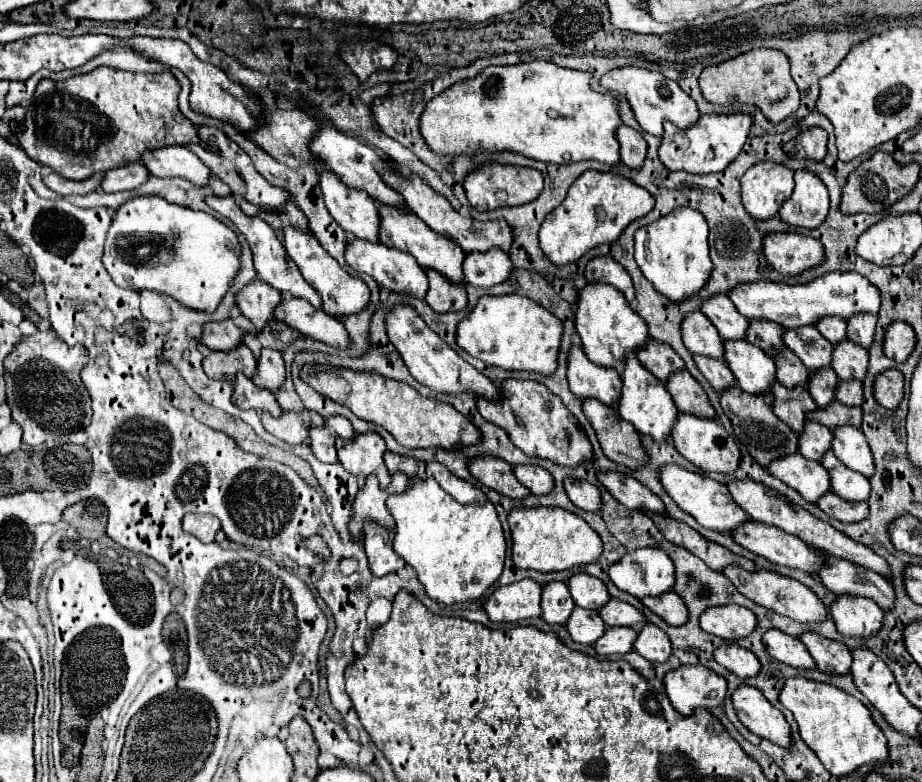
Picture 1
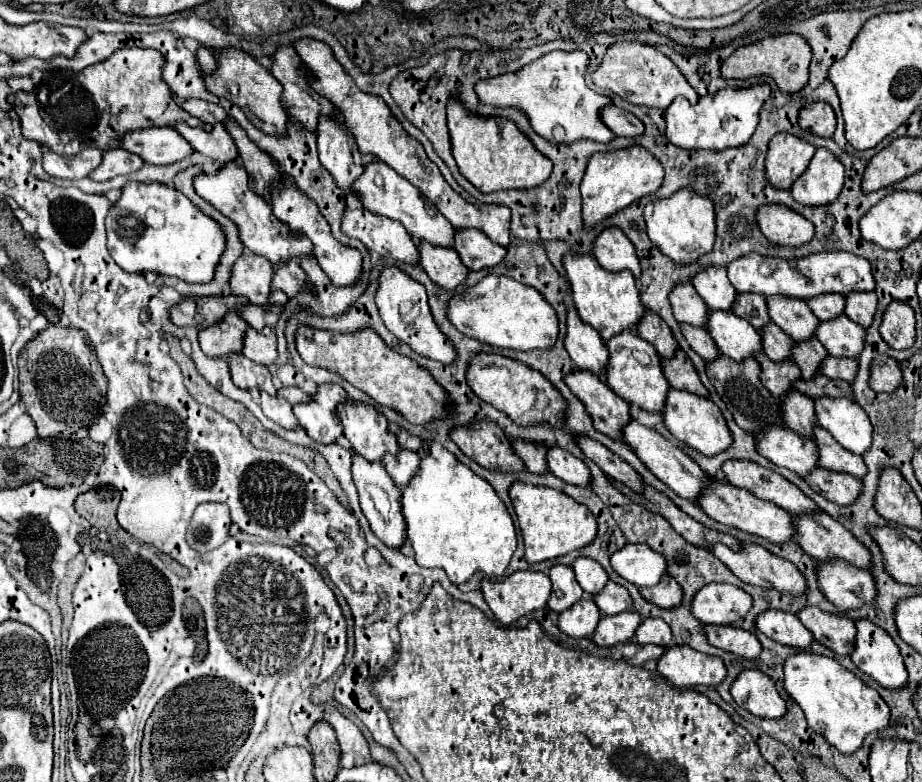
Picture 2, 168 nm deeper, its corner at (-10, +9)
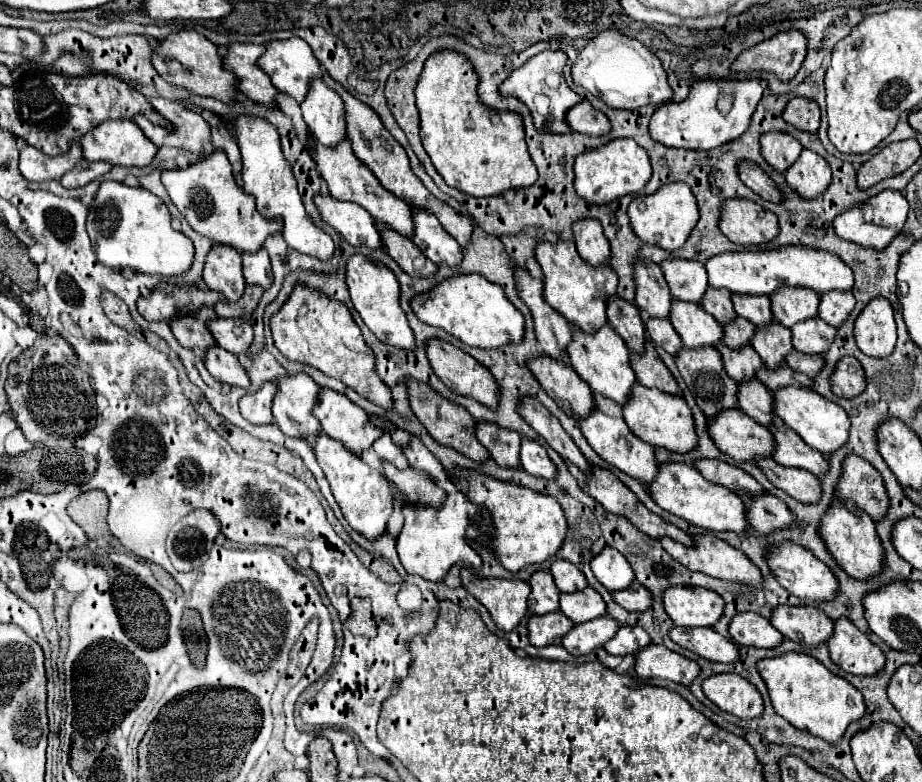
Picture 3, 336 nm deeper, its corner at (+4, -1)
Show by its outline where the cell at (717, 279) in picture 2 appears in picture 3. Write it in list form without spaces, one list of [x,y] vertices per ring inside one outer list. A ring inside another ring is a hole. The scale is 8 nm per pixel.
[[[664,260],[660,264],[662,274],[670,286],[670,292],[674,298],[684,300],[684,302],[700,302],[706,288],[706,268],[704,264],[698,264],[694,260]]]

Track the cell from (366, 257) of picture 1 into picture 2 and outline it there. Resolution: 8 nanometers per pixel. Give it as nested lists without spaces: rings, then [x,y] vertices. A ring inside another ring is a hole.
[[[346,208],[342,232],[350,238],[358,238],[370,252],[374,250],[382,258],[392,258],[410,266],[420,262],[420,250],[400,222],[376,218],[376,214],[368,214],[364,208]]]

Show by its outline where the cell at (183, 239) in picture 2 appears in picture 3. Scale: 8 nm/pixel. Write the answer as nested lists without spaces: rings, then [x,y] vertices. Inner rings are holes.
[[[112,180],[102,182],[90,206],[86,228],[98,260],[114,270],[130,268],[144,274],[174,276],[186,272],[194,258],[190,238],[170,226],[166,204],[146,188],[130,188]]]

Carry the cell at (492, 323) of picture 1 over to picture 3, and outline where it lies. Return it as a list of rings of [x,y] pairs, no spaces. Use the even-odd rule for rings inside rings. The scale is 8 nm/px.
[[[456,274],[436,284],[432,290],[418,294],[410,300],[412,312],[426,324],[444,328],[468,346],[498,348],[510,342],[522,342],[524,318],[506,300],[502,288],[490,284],[482,274]]]

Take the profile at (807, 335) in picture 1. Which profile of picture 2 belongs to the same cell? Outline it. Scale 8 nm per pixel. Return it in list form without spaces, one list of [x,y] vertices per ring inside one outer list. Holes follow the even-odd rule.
[[[766,298],[766,302],[772,322],[778,324],[790,338],[804,342],[816,336],[820,320],[806,302],[796,302],[796,298]]]

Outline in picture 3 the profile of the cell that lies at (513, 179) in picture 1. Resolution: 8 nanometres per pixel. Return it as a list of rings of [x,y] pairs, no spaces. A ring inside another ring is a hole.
[[[454,50],[434,52],[426,60],[414,90],[420,112],[420,138],[434,168],[446,184],[478,198],[534,184],[538,172],[524,142],[522,116],[518,112],[500,112],[494,122],[476,92],[478,74],[472,62],[456,58],[456,54]]]

